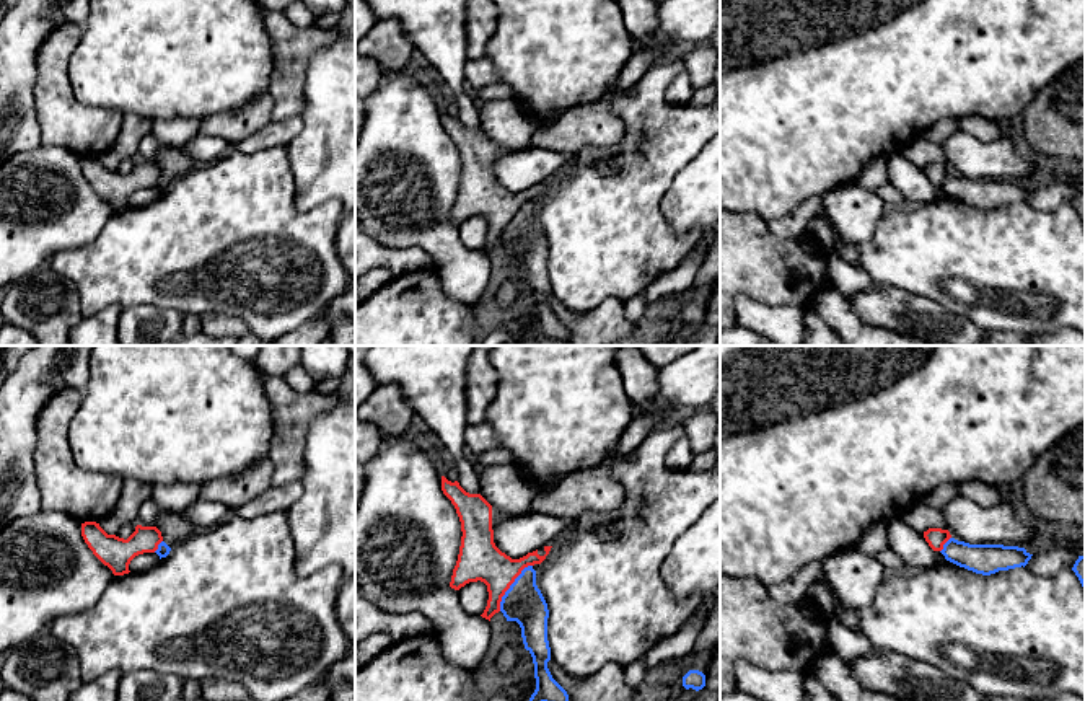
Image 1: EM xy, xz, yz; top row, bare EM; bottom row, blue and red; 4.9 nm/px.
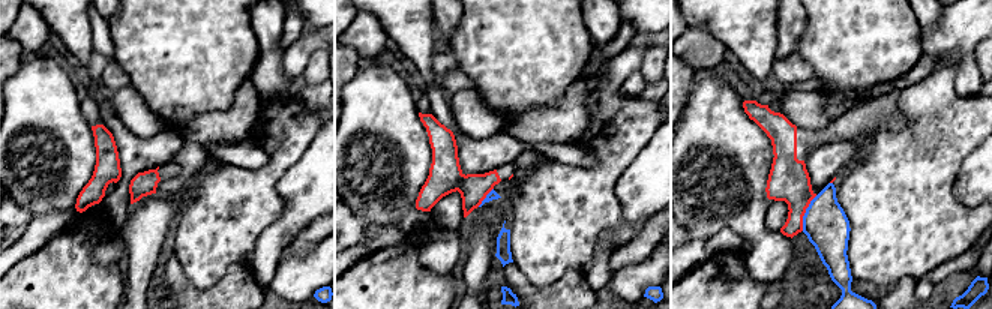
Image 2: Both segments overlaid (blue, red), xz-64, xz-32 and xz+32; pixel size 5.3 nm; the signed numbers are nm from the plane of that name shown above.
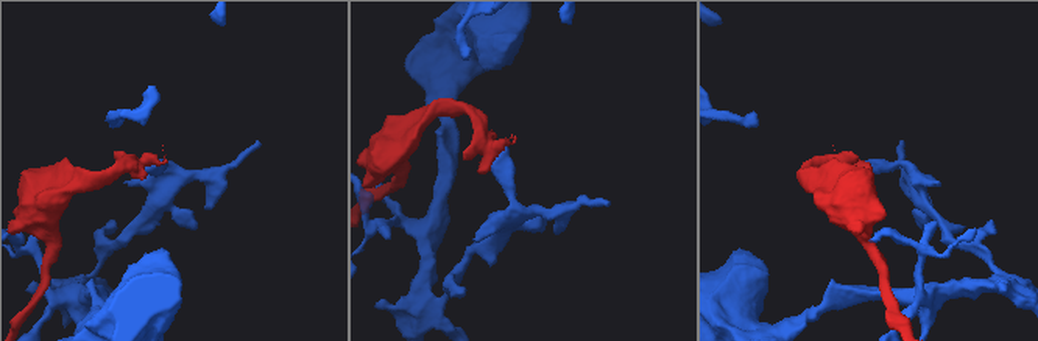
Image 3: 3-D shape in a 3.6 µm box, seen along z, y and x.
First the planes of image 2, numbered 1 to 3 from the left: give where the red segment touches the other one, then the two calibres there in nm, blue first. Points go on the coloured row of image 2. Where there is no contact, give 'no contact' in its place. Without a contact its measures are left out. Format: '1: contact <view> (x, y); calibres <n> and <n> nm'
1: no contact
2: contact xz-32 (486, 197); calibres 50 and 180 nm
3: contact xz+32 (805, 213); calibres 240 and 220 nm

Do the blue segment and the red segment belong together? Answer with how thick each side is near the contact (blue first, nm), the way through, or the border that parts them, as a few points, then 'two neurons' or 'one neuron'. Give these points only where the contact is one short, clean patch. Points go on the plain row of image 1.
200 nm thick on the blue side, 200 nm on the other; border along xz (531, 199), (522, 206), (505, 227), (499, 245); two neurons

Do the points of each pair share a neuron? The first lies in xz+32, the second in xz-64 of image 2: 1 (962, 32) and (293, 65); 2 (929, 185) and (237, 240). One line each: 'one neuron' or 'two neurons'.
1: two neurons
2: one neuron

